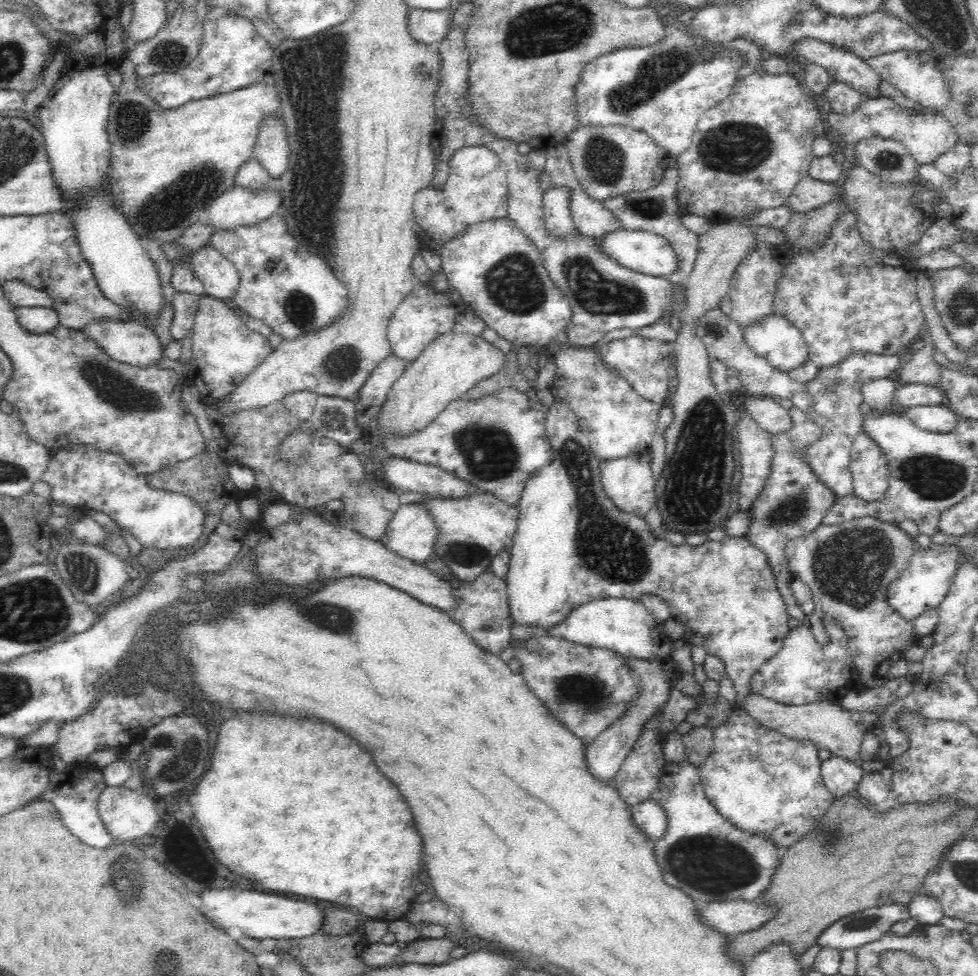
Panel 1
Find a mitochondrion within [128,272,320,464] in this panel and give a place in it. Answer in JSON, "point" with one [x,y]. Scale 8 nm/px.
{"point":[299,310]}

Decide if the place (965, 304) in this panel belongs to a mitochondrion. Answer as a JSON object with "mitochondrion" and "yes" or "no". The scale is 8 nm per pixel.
{"mitochondrion":"yes"}

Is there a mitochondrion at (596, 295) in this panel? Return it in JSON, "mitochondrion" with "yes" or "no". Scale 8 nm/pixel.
{"mitochondrion":"yes"}

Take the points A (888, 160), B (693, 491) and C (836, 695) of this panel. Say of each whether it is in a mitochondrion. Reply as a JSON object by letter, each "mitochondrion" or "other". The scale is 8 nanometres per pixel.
{"A":"mitochondrion","B":"mitochondrion","C":"other"}

